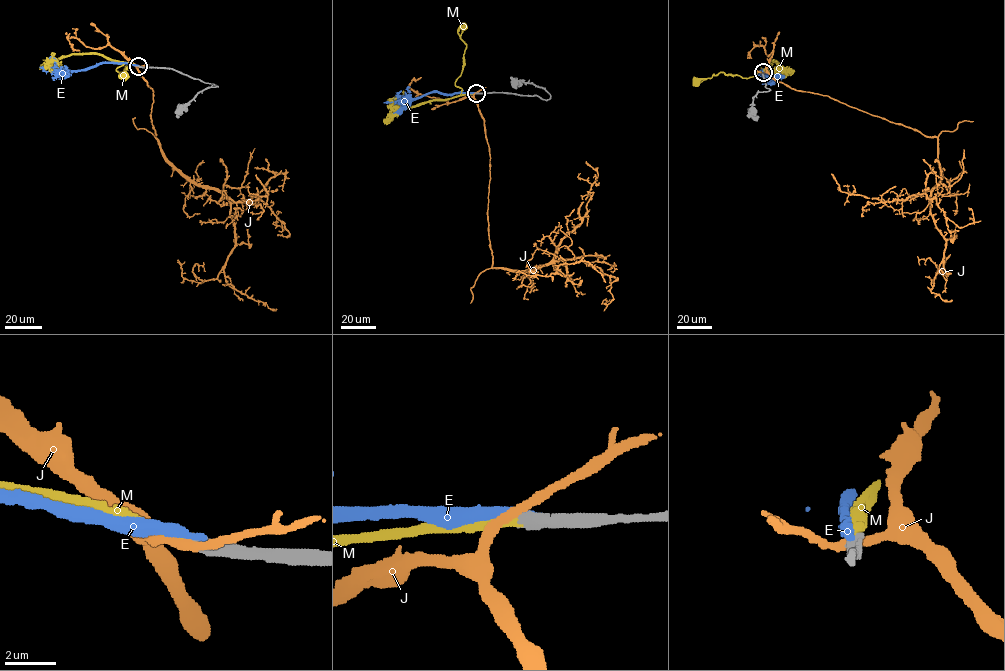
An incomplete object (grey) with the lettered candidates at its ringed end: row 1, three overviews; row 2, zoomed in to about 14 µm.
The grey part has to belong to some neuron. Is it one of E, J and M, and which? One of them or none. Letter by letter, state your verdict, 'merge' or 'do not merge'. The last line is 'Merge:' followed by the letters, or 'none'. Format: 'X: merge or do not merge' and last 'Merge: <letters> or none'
E: do not merge
J: do not merge
M: merge
Merge: M

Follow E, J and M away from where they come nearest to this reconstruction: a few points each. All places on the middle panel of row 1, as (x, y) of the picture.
E: (477, 93), (433, 92), (408, 100), (383, 102)
J: (476, 93), (490, 156), (492, 267), (561, 260), (566, 276), (556, 271), (561, 264), (588, 261), (605, 282)
M: (476, 93), (461, 94), (462, 89), (455, 85), (463, 67), (466, 44), (458, 32), (463, 26)

